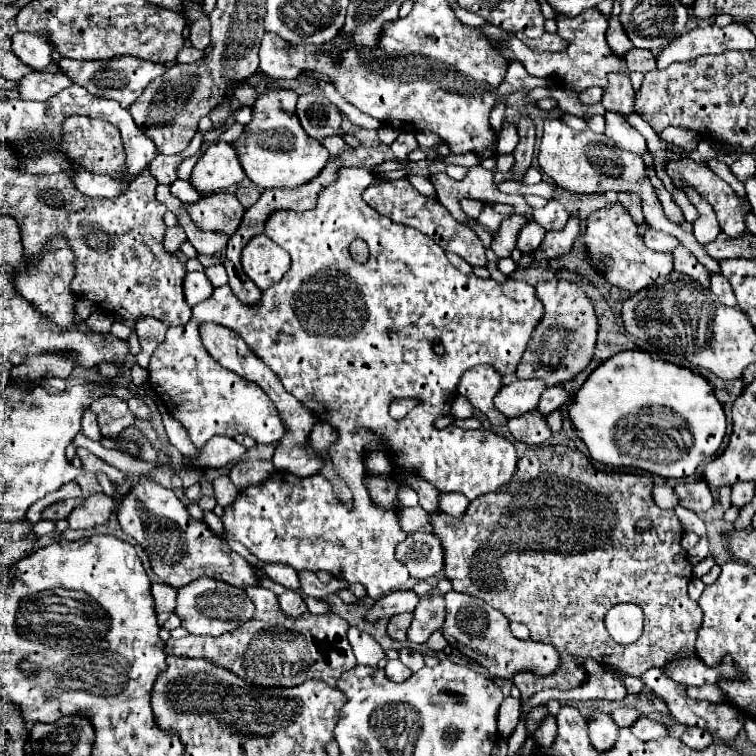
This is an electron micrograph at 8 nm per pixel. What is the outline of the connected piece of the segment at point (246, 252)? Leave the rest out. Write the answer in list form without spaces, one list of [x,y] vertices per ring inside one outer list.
[[[257,235],[249,245],[245,245],[241,253],[241,265],[249,279],[261,291],[265,291],[285,275],[291,265],[291,257],[269,237]]]

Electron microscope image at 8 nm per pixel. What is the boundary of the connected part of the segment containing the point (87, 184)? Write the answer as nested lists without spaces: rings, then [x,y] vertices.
[[[81,169],[75,173],[75,185],[81,193],[89,197],[109,197],[109,199],[125,189],[125,183],[113,181],[107,175],[91,175]]]

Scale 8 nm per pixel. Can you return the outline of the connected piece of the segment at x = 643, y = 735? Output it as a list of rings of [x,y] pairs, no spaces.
[[[639,717],[637,723],[631,725],[631,731],[633,731],[633,735],[635,735],[637,739],[641,739],[641,741],[651,741],[651,739],[667,737],[667,735],[671,733],[667,725],[657,723],[657,721],[649,719],[649,717]]]

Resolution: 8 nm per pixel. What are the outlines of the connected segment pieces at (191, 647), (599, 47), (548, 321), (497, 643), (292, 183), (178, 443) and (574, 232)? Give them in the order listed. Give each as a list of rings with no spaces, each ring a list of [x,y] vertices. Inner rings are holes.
[[[253,587],[253,591],[247,591],[247,595],[255,603],[255,615],[249,623],[243,623],[235,631],[223,633],[219,637],[187,635],[183,639],[169,639],[165,649],[173,655],[211,659],[213,663],[221,663],[223,667],[231,669],[247,683],[265,687],[293,687],[311,677],[317,677],[335,687],[337,679],[357,665],[347,641],[349,623],[339,615],[315,615],[307,611],[305,615],[293,619],[279,611],[277,595],[269,589]]]
[[[589,9],[589,11],[583,11],[581,15],[573,17],[573,19],[565,19],[565,17],[557,17],[557,33],[569,41],[569,47],[561,53],[539,53],[539,51],[533,51],[529,49],[523,41],[519,41],[517,37],[511,37],[509,39],[509,49],[511,53],[515,55],[515,59],[519,59],[527,73],[529,75],[535,75],[535,77],[553,77],[557,81],[561,81],[565,87],[573,89],[573,91],[583,91],[587,87],[601,87],[605,89],[607,87],[607,75],[609,73],[629,73],[632,81],[632,86],[635,91],[640,89],[644,79],[644,74],[640,72],[629,72],[627,65],[625,65],[625,59],[615,55],[611,51],[611,47],[607,45],[607,17],[601,15],[597,9]]]
[[[553,279],[553,281],[541,281],[535,287],[537,299],[543,303],[545,313],[539,321],[533,341],[527,345],[527,351],[521,357],[521,363],[517,365],[517,377],[519,379],[543,379],[549,387],[557,383],[565,383],[573,379],[579,371],[583,371],[589,361],[593,359],[595,347],[597,347],[597,331],[599,331],[599,319],[595,315],[595,305],[587,297],[587,293],[569,281]]]
[[[449,591],[445,593],[447,603],[447,617],[441,627],[443,637],[449,645],[459,649],[465,657],[475,659],[479,665],[483,665],[491,675],[511,679],[517,671],[535,671],[541,675],[549,675],[559,665],[559,653],[555,647],[547,643],[537,641],[521,641],[517,639],[511,629],[507,617],[481,601],[479,597]]]
[[[267,89],[257,97],[247,131],[233,141],[247,177],[263,189],[297,189],[313,181],[331,157],[317,139],[305,135],[295,117],[297,99],[299,95],[291,89]]]
[[[163,413],[163,425],[165,425],[165,431],[167,431],[169,443],[175,445],[185,457],[195,459],[199,455],[199,449],[191,443],[185,427],[177,419],[173,419],[169,413]]]
[[[571,215],[567,225],[561,231],[549,231],[545,235],[543,243],[529,255],[533,257],[535,263],[547,263],[549,259],[567,255],[575,243],[575,239],[579,237],[579,231],[581,231],[581,219],[579,219],[579,215]]]

